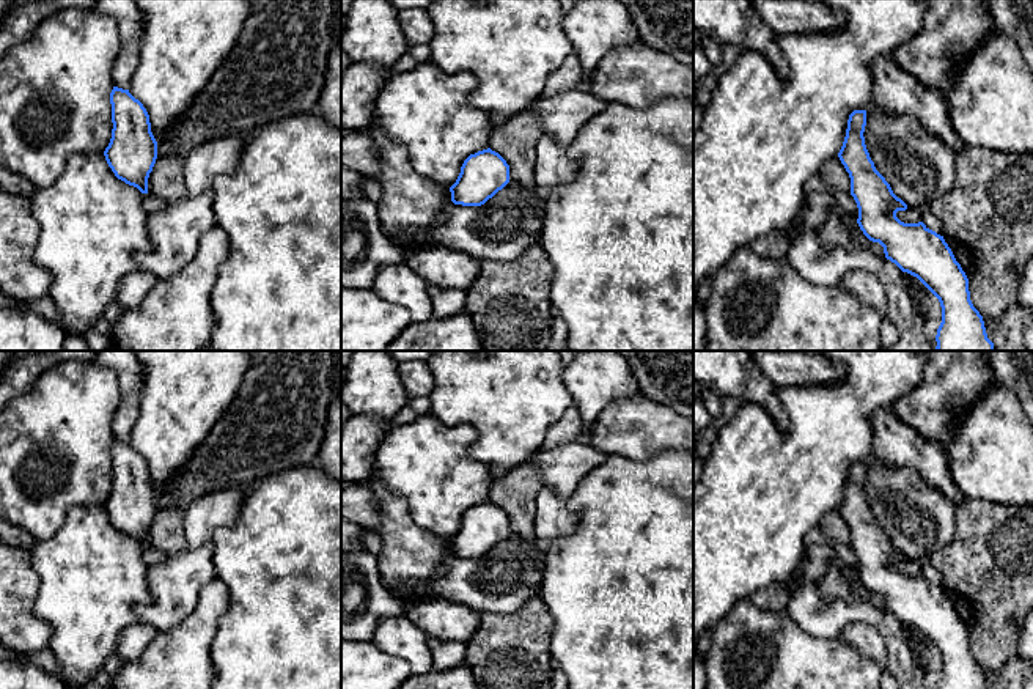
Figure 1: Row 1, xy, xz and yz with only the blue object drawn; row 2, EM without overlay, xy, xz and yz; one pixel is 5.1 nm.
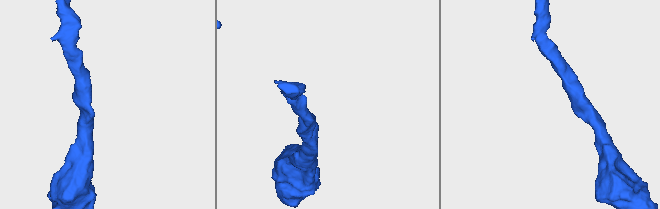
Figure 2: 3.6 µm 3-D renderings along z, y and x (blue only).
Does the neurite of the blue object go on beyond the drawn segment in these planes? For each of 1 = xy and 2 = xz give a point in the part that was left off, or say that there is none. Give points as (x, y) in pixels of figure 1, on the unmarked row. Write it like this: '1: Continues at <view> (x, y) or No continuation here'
1: No continuation here
2: No continuation here

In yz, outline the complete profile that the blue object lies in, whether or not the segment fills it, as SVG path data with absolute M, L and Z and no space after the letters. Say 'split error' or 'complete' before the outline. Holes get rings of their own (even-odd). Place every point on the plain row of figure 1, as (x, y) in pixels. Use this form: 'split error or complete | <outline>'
complete | M854 462L847 472L846 489L838 505L851 530L851 547L858 560L857 576L863 587L884 599L885 610L902 625L917 629L940 654L942 675L936 689L987 689L983 669L973 659L969 631L956 613L943 588L929 582L923 574L904 576L896 569L907 557L898 551L885 530L876 522L865 497L866 462Z

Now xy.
complete | M113 439L112 491L104 503L115 529L148 546L148 530L157 511L157 494L151 485L149 467L129 442Z

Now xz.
complete | M491 500L470 507L456 535L450 540L451 554L481 558L509 535L509 518Z

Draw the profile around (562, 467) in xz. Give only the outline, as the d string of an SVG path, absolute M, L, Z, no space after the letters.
M571 440L557 447L541 447L528 461L536 464L542 488L569 499L583 477L607 458L608 453L583 440Z

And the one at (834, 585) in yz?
M835 565L827 566L827 571L819 582L819 590L824 602L827 604L833 602L835 599L849 601L854 598L862 598L873 606L885 610L884 599L879 595L869 593L860 579L855 584L849 584L843 571Z

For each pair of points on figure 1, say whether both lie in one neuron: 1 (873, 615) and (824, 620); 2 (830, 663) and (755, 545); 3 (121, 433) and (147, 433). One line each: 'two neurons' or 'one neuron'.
1: one neuron
2: two neurons
3: two neurons

